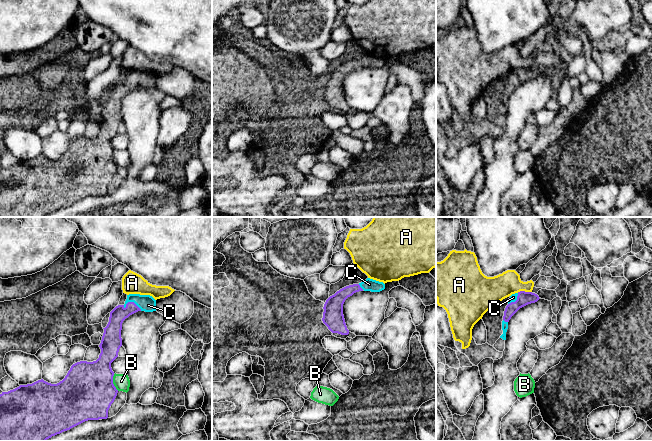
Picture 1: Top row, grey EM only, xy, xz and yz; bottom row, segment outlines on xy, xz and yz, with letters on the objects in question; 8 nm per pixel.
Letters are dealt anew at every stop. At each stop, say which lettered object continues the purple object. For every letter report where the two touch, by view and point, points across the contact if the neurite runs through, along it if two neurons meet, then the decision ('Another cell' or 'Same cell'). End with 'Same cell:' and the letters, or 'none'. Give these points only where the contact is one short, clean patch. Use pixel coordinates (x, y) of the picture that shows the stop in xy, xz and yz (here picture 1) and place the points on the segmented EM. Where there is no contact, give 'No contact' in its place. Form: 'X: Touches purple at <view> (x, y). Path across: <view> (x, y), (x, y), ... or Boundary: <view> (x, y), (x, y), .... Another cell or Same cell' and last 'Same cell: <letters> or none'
A: Touches purple at yz (524, 291). Boundary: yz (531, 291), (517, 292). Another cell
B: Touches purple at xy (112, 382). Another cell
C: Touches purple at xy (132, 302). Path across: xy (119, 313), (132, 302), (147, 303). Same cell
Same cell: C

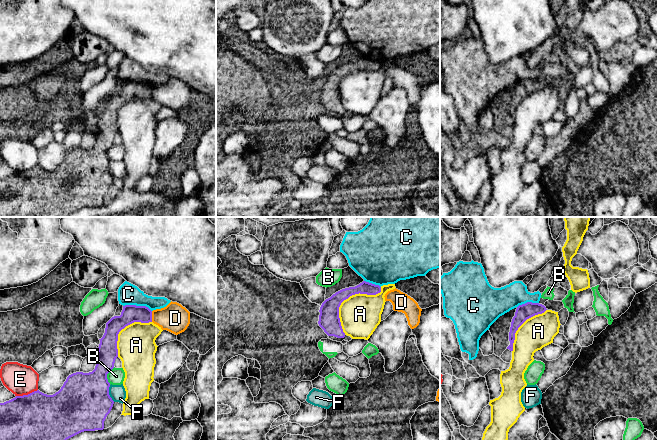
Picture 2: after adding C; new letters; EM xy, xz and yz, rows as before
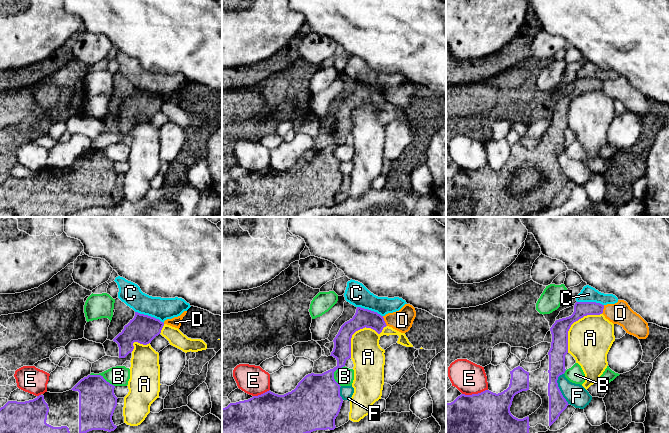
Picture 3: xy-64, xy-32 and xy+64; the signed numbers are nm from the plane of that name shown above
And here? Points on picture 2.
A: Touches purple at xz (347, 298). Another cell
B: Touches purple at xy (106, 376). Another cell
C: Touches purple at xy (137, 306). Boundary: xy (123, 305), (145, 305), (151, 311). Another cell
D: Touches purple at xy (151, 316). Boundary: xy (151, 311), (152, 321). Another cell
E: Touches purple at xy (26, 395). Another cell
F: Touches purple at xy (108, 393). Another cell
Same cell: none

